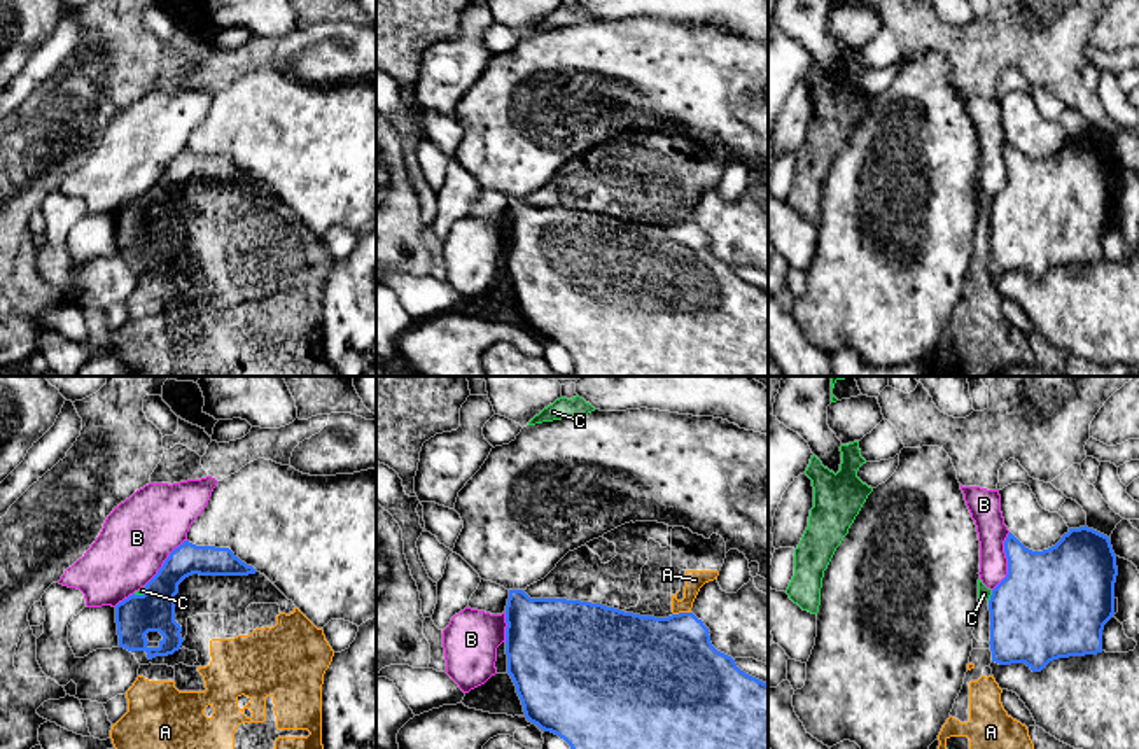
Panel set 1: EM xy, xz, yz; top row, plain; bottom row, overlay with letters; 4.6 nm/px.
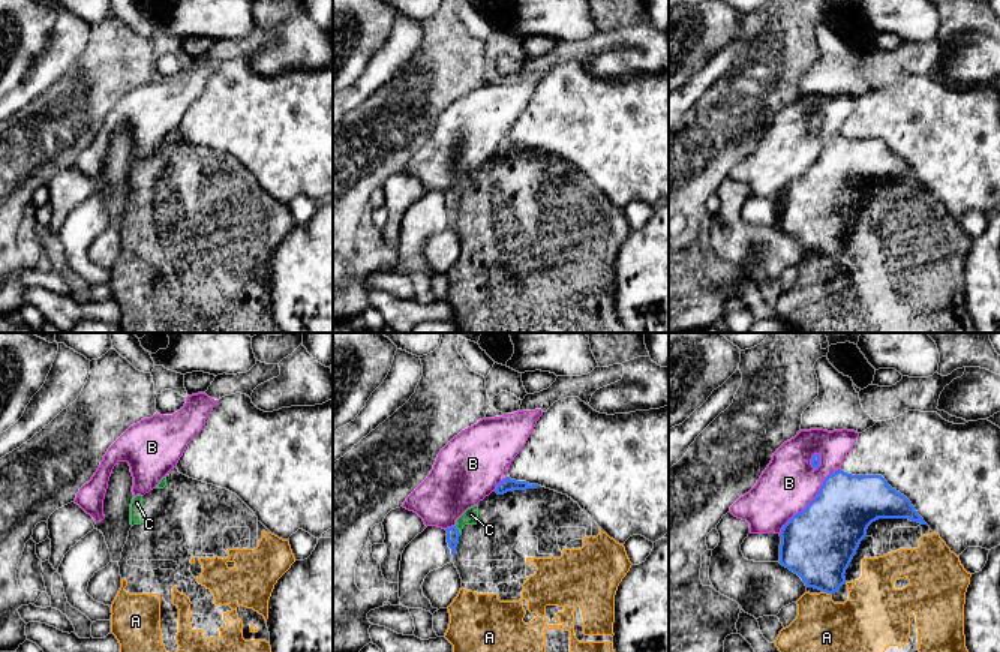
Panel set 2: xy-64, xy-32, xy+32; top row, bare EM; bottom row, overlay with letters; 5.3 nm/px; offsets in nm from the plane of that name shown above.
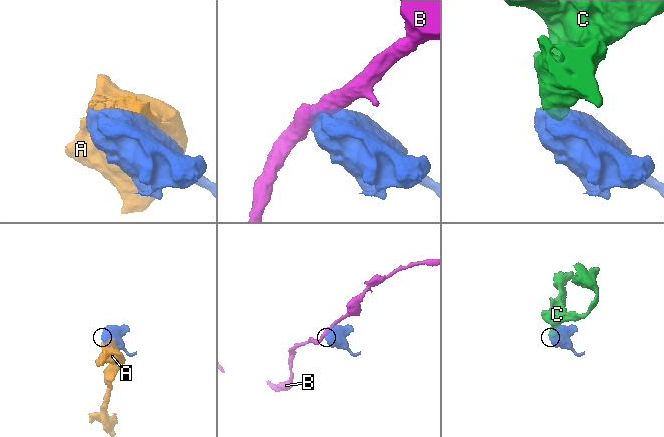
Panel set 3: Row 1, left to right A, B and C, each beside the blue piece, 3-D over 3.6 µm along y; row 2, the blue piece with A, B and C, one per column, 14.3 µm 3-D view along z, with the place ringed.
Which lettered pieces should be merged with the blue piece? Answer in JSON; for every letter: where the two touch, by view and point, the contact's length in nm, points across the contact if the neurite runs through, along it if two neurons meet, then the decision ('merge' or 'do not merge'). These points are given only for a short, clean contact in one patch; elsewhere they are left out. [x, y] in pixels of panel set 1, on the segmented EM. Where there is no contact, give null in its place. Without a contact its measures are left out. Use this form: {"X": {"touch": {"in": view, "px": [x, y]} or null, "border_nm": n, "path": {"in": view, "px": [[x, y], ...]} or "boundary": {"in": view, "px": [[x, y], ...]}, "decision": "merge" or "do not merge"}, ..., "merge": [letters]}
{"A": {"touch": {"in": "xz", "px": [681, 613]}, "border_nm": 80, "decision": "do not merge"}, "B": {"touch": {"in": "yz", "px": [1008, 562]}, "border_nm": 280, "decision": "do not merge"}, "C": {"touch": {"in": "yz", "px": [991, 595]}, "border_nm": 60, "boundary": {"in": "yz", "px": [[992, 590], [989, 601]]}, "decision": "do not merge"}, "merge": []}

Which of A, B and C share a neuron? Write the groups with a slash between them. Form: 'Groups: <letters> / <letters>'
Groups: A C / B

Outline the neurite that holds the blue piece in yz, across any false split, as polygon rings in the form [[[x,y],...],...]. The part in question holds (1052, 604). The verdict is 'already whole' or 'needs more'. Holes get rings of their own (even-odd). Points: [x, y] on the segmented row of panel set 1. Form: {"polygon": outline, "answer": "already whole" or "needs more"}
{"polygon": [[[1085,525],[1069,528],[1052,548],[1032,551],[1010,532],[1004,553],[1008,574],[989,600],[992,662],[1025,663],[1041,672],[1059,658],[1102,653],[1102,630],[1115,614],[1118,576],[1109,537]]], "answer": "already whole"}

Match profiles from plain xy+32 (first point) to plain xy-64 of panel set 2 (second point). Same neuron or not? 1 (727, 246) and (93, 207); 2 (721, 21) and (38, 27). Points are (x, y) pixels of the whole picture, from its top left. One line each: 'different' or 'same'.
1: different
2: same

